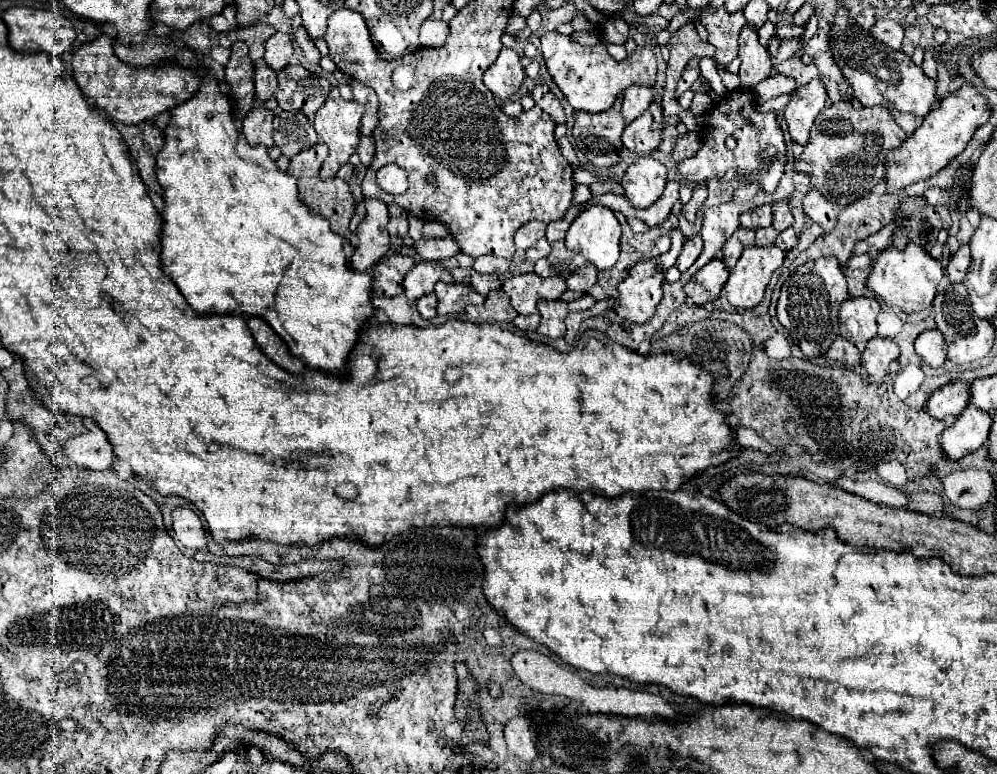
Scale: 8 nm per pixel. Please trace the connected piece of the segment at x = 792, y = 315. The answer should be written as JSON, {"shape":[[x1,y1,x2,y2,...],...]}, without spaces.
{"shape":[[821,257,817,261,807,261,797,267,783,283,781,297,777,301,777,319,787,329,795,345,803,351,803,355,817,357,823,355,839,335,837,313,847,297,847,281,837,257]]}

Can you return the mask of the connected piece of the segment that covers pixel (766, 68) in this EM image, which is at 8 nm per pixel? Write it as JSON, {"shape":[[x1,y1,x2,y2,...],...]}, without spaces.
{"shape":[[749,25,741,29,739,35,739,59,741,59,741,87,753,91,759,81,769,77,771,73,771,61,767,55,767,49,759,43,757,31]]}

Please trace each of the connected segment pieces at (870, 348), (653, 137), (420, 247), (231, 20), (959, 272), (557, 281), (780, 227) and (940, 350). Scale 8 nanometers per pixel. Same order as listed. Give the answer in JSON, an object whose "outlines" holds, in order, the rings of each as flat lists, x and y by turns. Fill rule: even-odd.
{"outlines":[[[873,337,861,353,861,377,867,383,877,383,887,375,889,363,899,357,899,345,887,337]],[[653,101,641,117,637,117,627,125,623,133,623,145,637,155,651,153,661,145,663,127,665,125,663,125,661,103]],[[447,235,443,239,421,237,419,241,415,241,415,251,425,261,441,261,441,259,449,259,449,257,457,255,459,253,459,245,457,245,457,241,451,235]],[[227,5,223,9,221,15,213,15,211,17,211,27,219,33,225,33,225,31,231,31,231,29,237,29,237,19,235,19,235,5]],[[961,245,953,255,951,255,951,261,947,265,947,273,949,273,949,279,951,283,961,283,963,277,967,275,967,269,969,269,969,261,971,261,971,255,969,255,969,245]],[[525,273,507,279,503,291,511,297,511,305,519,315,531,315,537,313,539,299,561,299,567,283,561,277,543,279,537,273]],[[785,199,773,203,773,229,775,231,785,231,787,227,793,225,793,215]],[[929,329,923,331,917,341,915,341,915,351,917,355,931,367,941,367,941,363,947,357,947,343,939,329]]]}

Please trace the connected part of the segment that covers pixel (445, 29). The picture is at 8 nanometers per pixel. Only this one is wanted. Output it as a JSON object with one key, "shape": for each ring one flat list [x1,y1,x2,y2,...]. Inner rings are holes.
{"shape":[[427,19,421,25,421,33,419,33,419,41,425,49,439,49,445,45,445,39,449,35,449,25,445,21,437,21,437,19]]}

